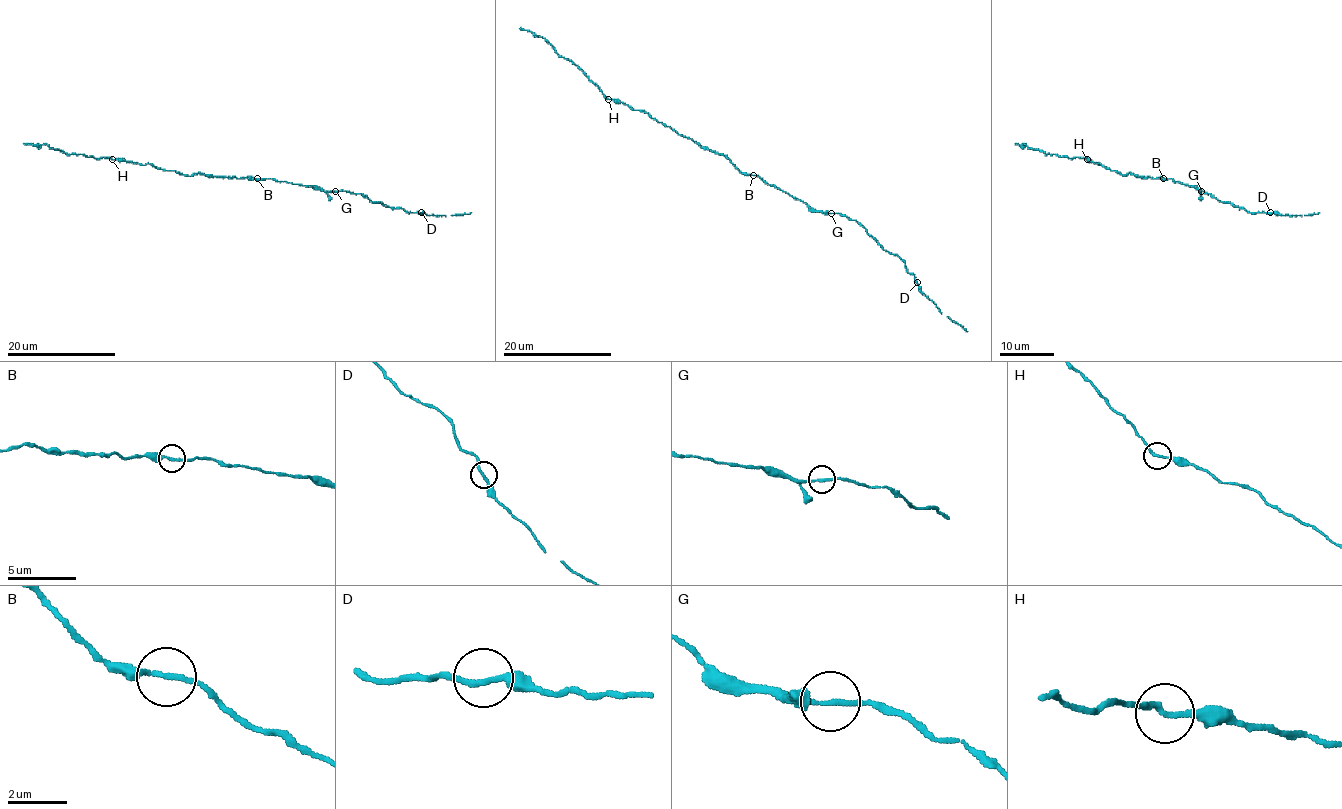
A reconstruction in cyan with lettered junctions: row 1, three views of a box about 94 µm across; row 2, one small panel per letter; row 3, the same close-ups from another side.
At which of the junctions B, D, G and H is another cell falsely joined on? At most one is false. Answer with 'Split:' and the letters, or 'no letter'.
Split: no letter

